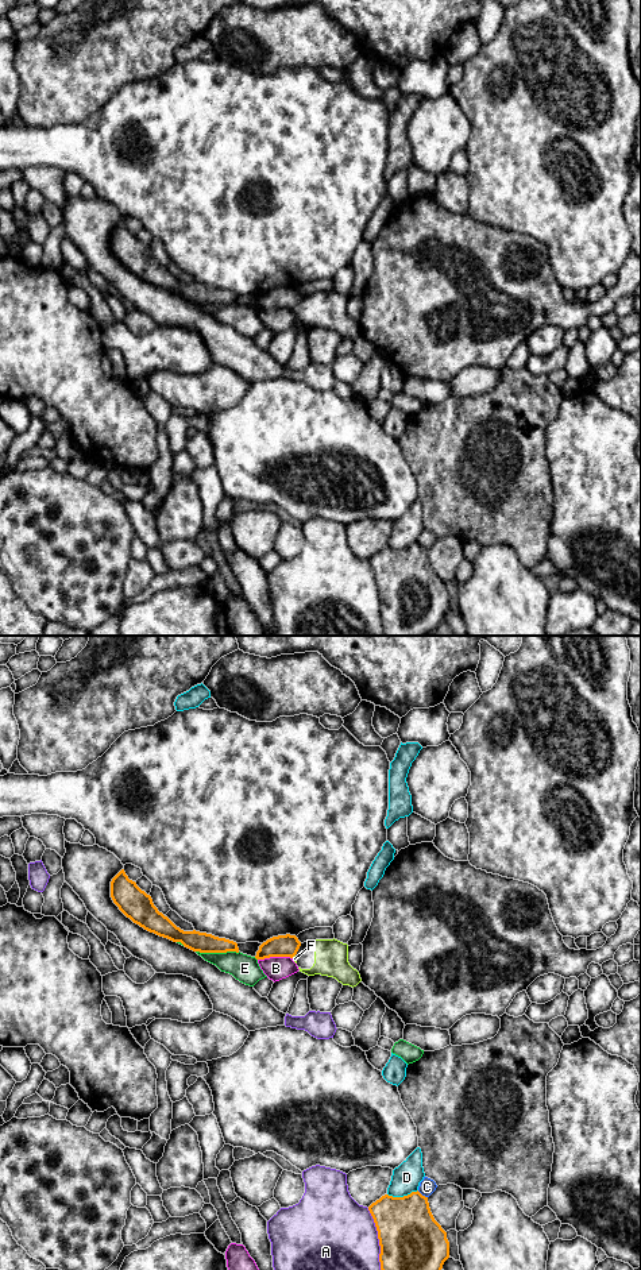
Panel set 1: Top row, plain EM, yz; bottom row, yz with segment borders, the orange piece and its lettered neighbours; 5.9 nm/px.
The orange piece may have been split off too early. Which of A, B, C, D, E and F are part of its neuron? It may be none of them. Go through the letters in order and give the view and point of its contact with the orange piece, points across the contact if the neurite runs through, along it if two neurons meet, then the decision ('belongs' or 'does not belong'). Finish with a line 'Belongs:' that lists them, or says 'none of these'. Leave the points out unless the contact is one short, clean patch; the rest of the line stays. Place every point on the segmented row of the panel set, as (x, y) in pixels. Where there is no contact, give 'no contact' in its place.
A: yz (378, 1238) | does not belong
B: yz (274, 956) | does not belong
C: yz (421, 1195) | does not belong
D: yz (404, 1196) | does not belong
E: yz (217, 952) | does not belong
F: yz (293, 956) | along yz (294, 954), (292, 957) | does not belong
Belongs: none of these

